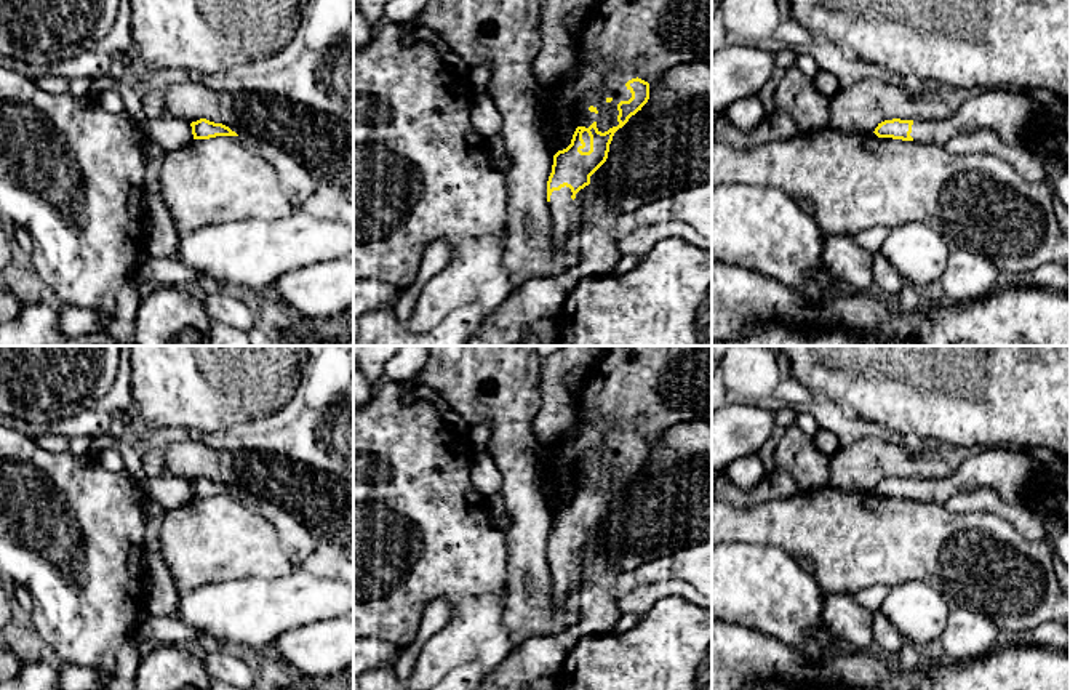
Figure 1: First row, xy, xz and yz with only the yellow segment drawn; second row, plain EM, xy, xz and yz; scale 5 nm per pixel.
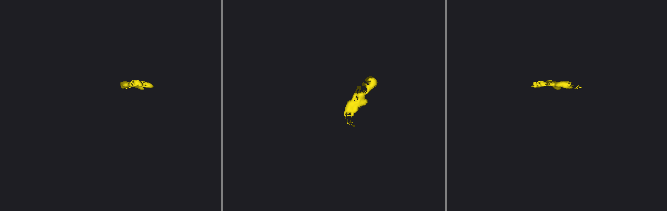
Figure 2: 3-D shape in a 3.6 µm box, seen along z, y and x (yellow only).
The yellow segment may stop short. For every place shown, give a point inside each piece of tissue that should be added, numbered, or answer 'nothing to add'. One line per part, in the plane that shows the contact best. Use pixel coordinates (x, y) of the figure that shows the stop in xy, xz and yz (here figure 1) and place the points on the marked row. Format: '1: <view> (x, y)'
1: xz (645, 39)

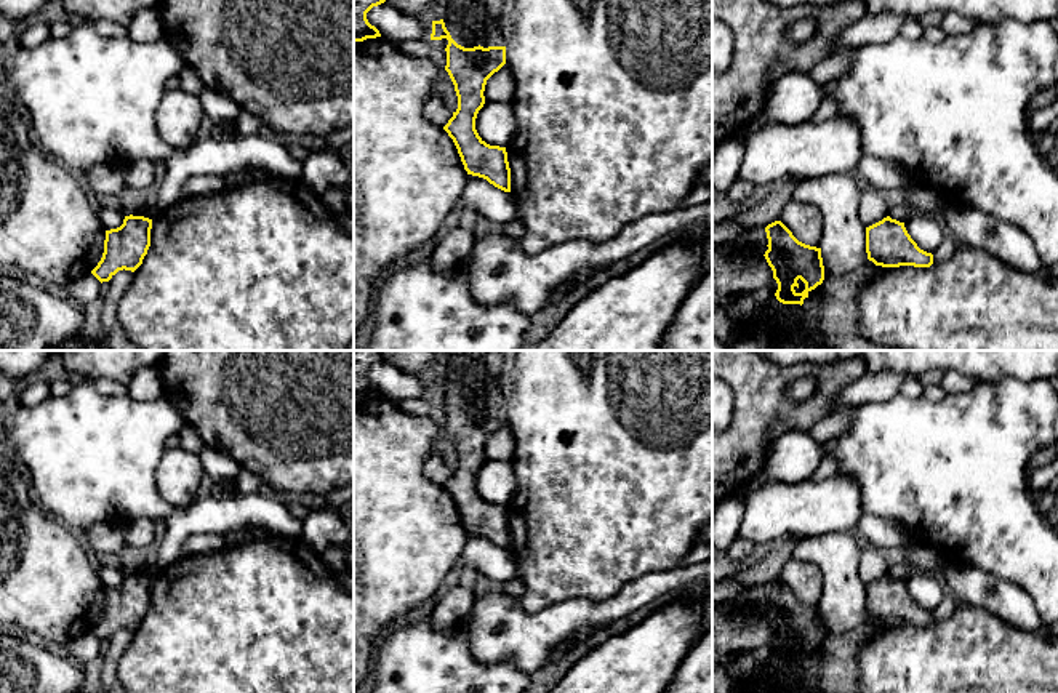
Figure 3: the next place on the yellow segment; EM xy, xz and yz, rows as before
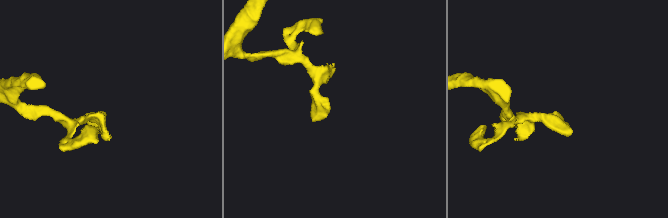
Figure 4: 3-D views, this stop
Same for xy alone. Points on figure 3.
nothing to add

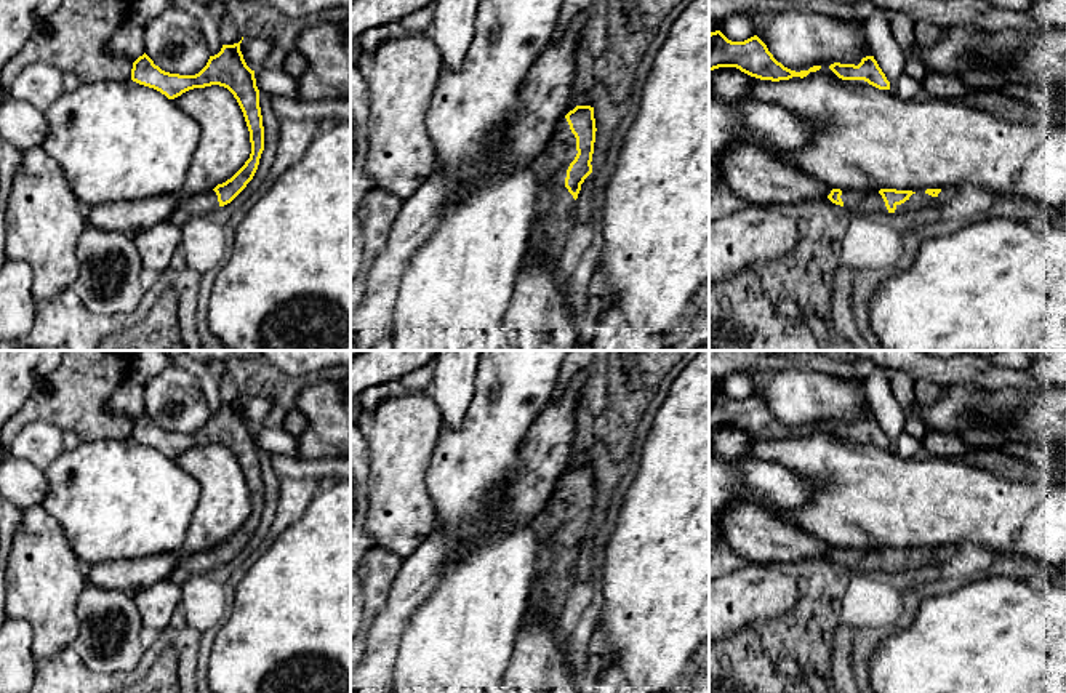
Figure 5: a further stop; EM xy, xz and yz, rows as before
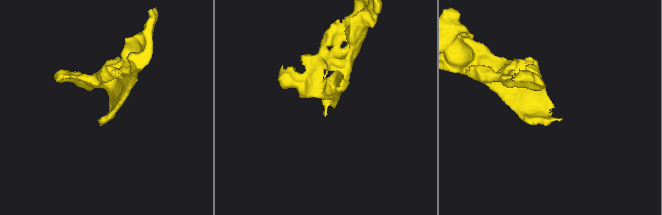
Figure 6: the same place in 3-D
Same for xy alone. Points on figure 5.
1: xy (191, 205)

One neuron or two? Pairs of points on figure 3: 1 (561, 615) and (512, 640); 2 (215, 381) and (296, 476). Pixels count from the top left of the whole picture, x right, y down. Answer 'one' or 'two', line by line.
1: one
2: one

